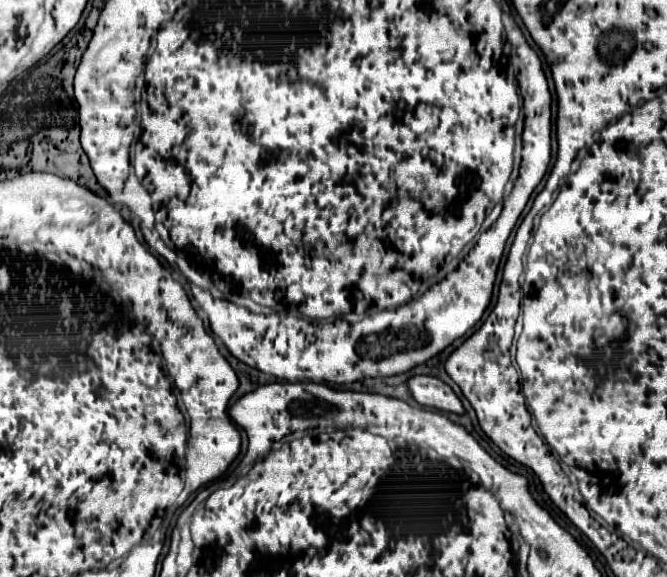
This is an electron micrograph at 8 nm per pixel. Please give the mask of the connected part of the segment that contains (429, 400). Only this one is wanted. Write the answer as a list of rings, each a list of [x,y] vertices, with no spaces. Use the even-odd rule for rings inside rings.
[[[413,375],[405,381],[411,397],[423,405],[423,407],[435,407],[439,411],[451,411],[451,413],[463,413],[463,405],[459,397],[453,393],[449,385],[445,385],[441,379],[431,375]]]

